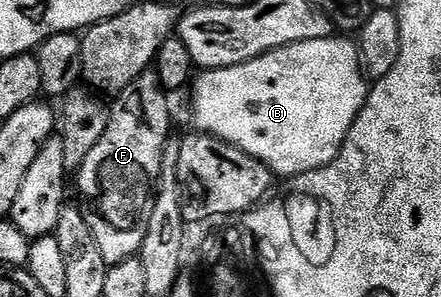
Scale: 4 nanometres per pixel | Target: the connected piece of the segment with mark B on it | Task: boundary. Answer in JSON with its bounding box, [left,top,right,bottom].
[191,38,369,178]

